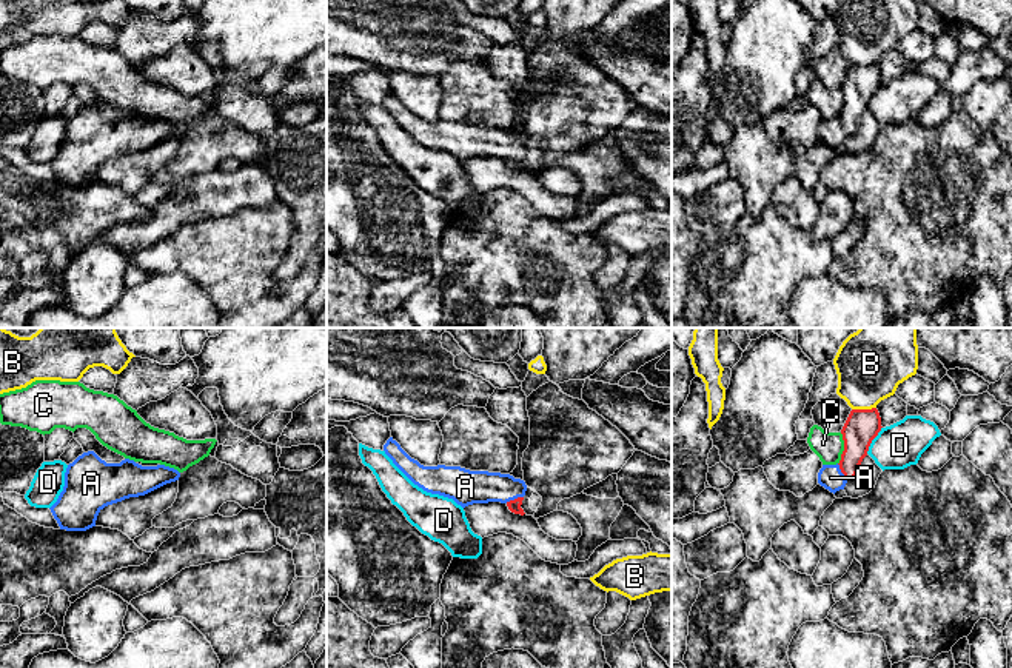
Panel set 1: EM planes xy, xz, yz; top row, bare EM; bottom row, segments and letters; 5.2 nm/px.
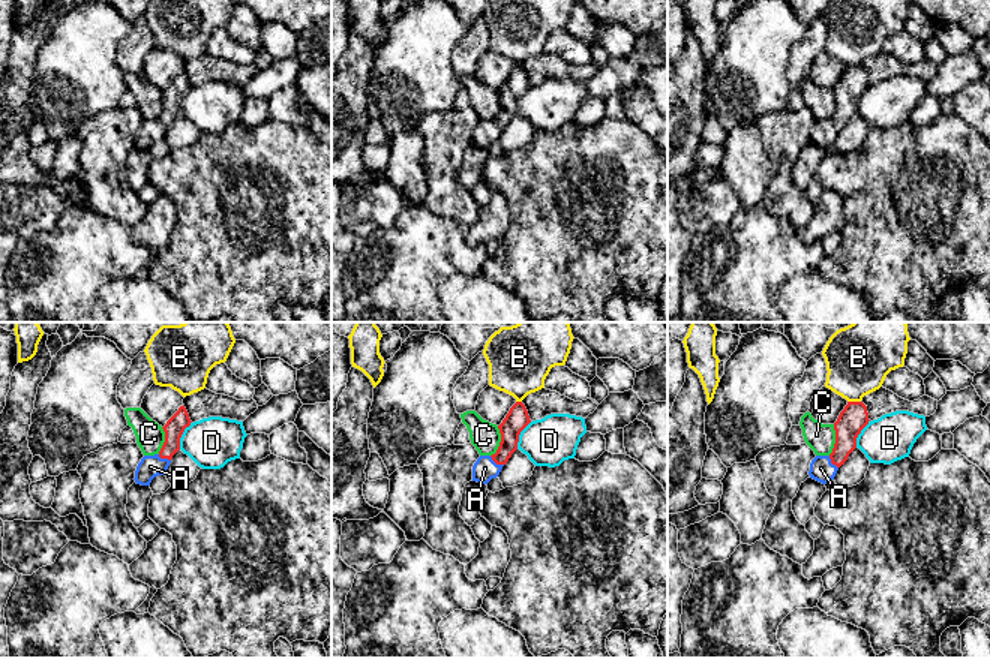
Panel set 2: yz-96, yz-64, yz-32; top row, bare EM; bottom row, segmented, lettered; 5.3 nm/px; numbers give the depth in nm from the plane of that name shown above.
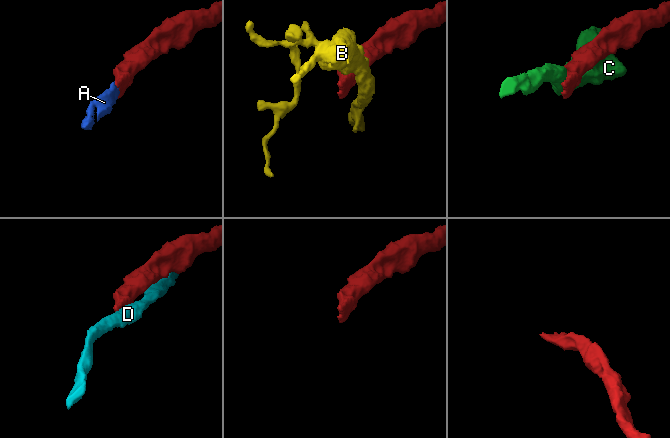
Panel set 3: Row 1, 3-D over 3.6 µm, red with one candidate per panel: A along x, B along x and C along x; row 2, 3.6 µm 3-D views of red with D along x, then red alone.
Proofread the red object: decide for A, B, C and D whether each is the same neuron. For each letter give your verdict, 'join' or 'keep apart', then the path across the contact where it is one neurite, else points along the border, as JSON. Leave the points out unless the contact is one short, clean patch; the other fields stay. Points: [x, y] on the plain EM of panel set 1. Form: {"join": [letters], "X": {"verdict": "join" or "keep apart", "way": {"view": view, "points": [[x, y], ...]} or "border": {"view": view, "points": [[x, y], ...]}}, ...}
{"join": ["A"], "A": {"verdict": "join", "way": {"view": "xz", "points": [[513, 160], [513, 156], [498, 142], [469, 142]]}}, "B": {"verdict": "keep apart"}, "C": {"verdict": "keep apart"}, "D": {"verdict": "keep apart"}}

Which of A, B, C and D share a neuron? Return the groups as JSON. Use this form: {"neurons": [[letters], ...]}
{"neurons": [["A"], ["B"], ["C"], ["D"]]}

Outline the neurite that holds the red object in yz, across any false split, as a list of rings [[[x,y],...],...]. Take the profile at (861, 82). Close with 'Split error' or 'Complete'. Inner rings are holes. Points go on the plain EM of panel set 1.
[[[876,63],[852,65],[843,85],[844,106],[836,120],[823,120],[818,128],[818,139],[836,148],[852,135],[867,111],[872,95],[881,86],[881,72]]]. Split error

